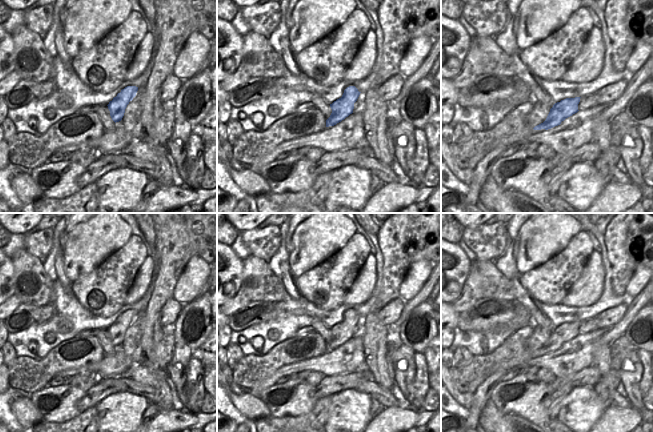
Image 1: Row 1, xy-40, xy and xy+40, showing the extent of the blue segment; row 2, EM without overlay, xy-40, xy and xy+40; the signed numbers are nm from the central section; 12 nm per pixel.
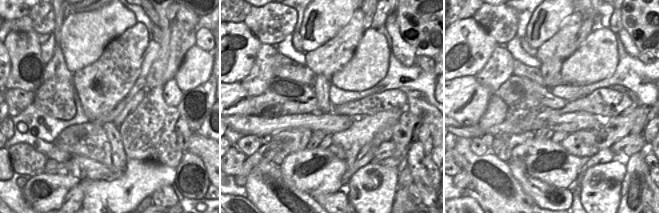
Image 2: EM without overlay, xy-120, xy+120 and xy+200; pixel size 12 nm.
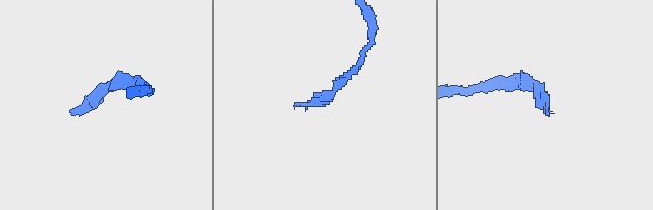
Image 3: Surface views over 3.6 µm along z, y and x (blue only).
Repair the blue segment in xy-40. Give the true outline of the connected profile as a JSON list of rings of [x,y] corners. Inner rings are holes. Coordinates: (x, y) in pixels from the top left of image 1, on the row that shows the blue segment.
[[[127,86],[109,102],[107,106],[115,123],[122,120],[127,105],[136,96],[137,91],[138,87],[136,86]]]

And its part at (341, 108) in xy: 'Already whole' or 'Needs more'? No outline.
Already whole

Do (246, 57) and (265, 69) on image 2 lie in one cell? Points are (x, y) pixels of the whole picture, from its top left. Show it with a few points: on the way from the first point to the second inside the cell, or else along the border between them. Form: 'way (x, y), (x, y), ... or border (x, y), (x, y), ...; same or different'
border (261, 44), (250, 72), (240, 81); different

